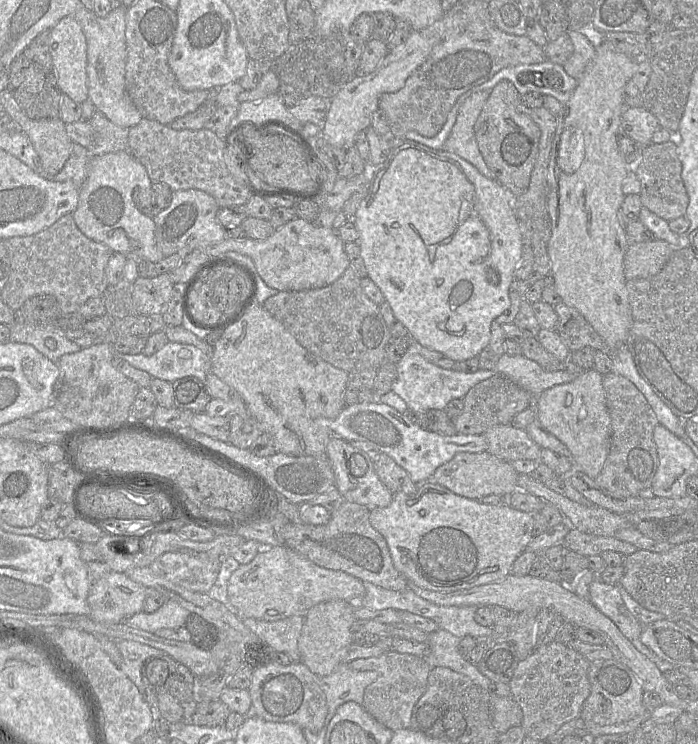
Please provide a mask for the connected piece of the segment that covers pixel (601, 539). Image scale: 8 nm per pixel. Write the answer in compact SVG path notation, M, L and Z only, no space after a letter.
M570 528L563 544L571 551L583 556L600 555L604 551L615 551L628 556L638 550L636 546L615 537L596 536Z

